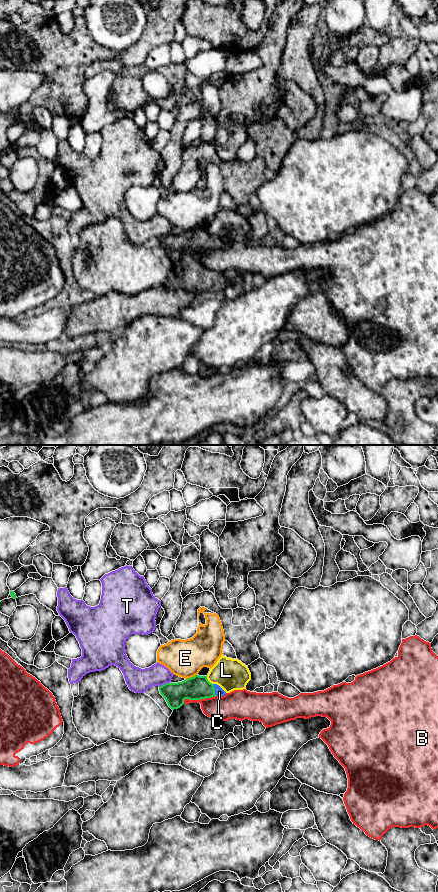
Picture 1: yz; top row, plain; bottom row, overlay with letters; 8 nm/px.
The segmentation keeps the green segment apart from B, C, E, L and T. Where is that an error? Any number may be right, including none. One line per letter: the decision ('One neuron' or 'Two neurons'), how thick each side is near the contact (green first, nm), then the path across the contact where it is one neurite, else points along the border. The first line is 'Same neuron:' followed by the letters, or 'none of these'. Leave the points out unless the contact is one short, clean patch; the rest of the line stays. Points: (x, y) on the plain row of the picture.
Same neuron: C
B: Two neurons. Thickness 190 nm (green) against 190 nm
C: One neuron. Thickness 190 nm (green) against 70 nm. Path across: yz (198, 239), (214, 242), (219, 244)
E: Two neurons. Thickness 190 nm (green) against 300 nm
L: Two neurons. Thickness 190 nm (green) against 260 nm. Boundary: yz (206, 228), (212, 236)
T: Two neurons. Thickness 190 nm (green) against 190 nm

